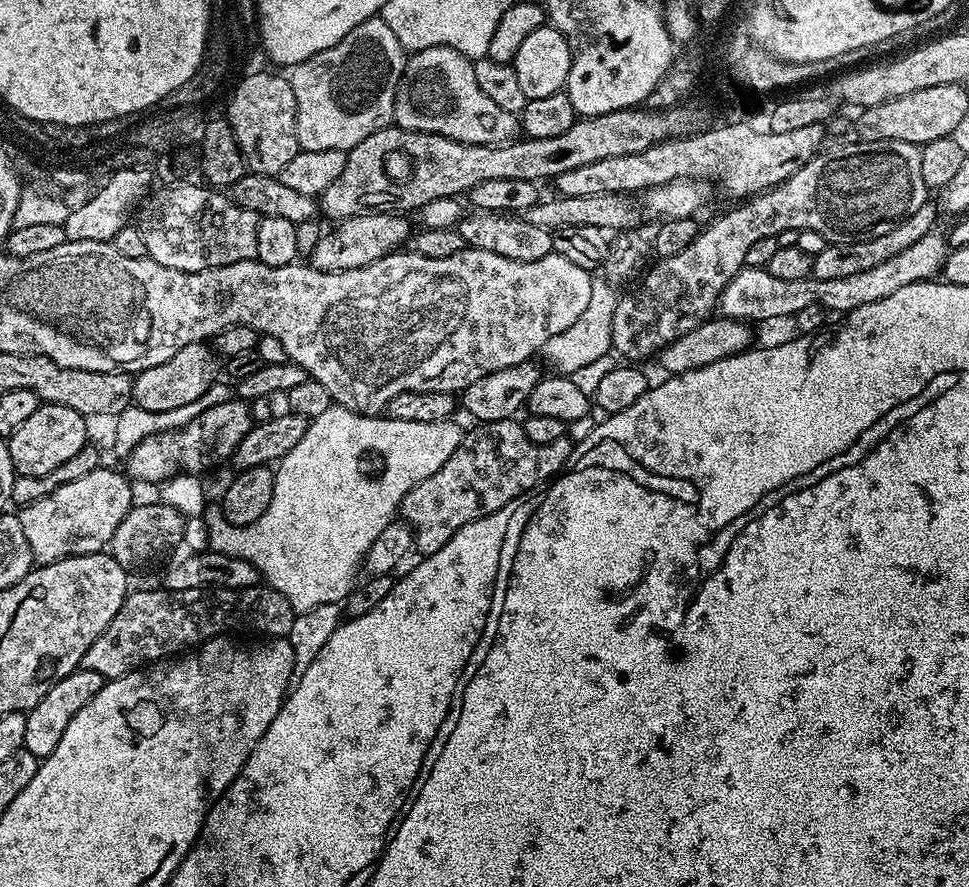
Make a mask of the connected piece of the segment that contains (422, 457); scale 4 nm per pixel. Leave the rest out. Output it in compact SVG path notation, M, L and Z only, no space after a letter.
M339 406L327 408L322 414L318 414L318 418L308 421L306 434L302 434L302 438L295 443L294 448L275 465L274 498L270 498L270 506L266 506L266 514L262 514L262 518L258 518L258 522L250 522L246 526L229 524L221 508L218 506L205 508L202 517L205 520L206 530L209 531L208 548L214 552L230 554L234 558L242 558L246 562L250 562L250 566L254 566L260 571L261 581L267 587L278 590L278 594L285 596L296 612L314 610L314 606L340 604L347 600L353 588L356 587L358 577L362 572L362 561L370 550L374 538L378 538L378 534L382 534L382 530L386 530L386 526L397 519L404 496L410 494L410 490L414 490L414 486L418 486L418 482L430 478L430 474L434 474L434 470L438 470L438 466L442 466L446 462L446 458L450 458L450 454L454 454L462 435L462 428L459 428L454 421L455 419L449 418L438 422L402 422L401 420L389 420L384 414L361 414Z

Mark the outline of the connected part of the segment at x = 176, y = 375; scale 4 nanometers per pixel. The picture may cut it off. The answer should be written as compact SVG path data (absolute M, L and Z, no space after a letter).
M203 341L182 346L182 349L176 351L166 362L148 367L135 375L132 381L133 403L150 412L164 412L189 404L200 398L200 395L213 391L212 383L216 380L219 363L221 364L221 361L215 351Z

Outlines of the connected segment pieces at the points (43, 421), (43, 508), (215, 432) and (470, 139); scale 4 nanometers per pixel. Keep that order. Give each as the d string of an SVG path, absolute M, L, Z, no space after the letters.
M43 403L30 414L22 426L8 438L12 468L17 475L41 475L56 470L58 466L72 458L87 444L87 432L84 416L66 406Z
M107 466L95 468L75 482L58 486L54 494L46 494L46 498L38 498L38 502L30 502L19 509L22 534L26 536L30 554L37 565L53 564L67 556L103 552L111 545L114 530L118 530L122 518L126 518L134 506L133 485L129 477L120 472Z
M239 398L231 399L224 400L221 404L209 403L202 414L186 422L177 431L155 432L138 442L126 459L127 475L133 481L145 480L146 483L155 485L176 473L200 474L203 468L208 468L219 460L227 461L254 423L254 417L248 413L249 405Z
M430 46L407 57L400 85L396 87L392 118L395 127L405 128L407 132L433 132L467 144L503 144L513 139L518 132L517 113L502 110L502 106L486 98L474 78L473 61L450 46Z

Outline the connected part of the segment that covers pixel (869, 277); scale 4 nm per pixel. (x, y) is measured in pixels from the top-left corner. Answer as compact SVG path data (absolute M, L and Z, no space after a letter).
M939 231L927 232L914 246L906 246L900 254L886 258L878 266L870 270L862 270L860 274L850 274L848 278L830 278L818 280L810 275L806 278L786 282L783 278L774 278L767 267L740 269L740 273L722 290L718 301L718 312L721 316L729 316L731 320L759 322L766 318L795 317L798 310L806 310L806 306L821 304L829 313L853 312L858 306L866 306L870 302L878 302L878 298L886 298L886 294L894 294L894 290L902 290L902 286L916 284L919 280L931 280L941 271L946 255L946 240Z

